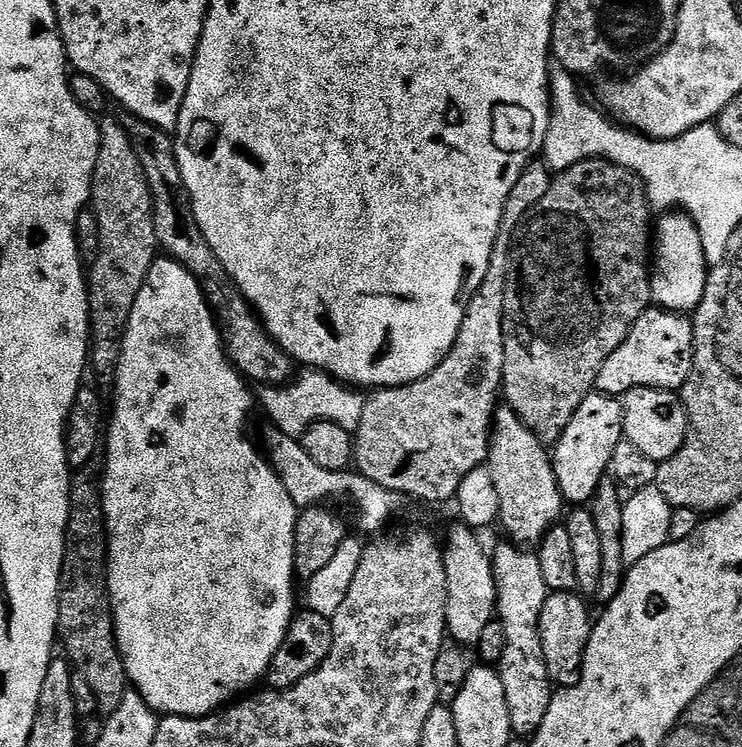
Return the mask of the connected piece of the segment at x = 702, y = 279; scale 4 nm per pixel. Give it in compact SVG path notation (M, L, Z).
M664 214L654 224L654 255L650 260L652 304L666 312L695 313L702 302L710 265L702 250L702 240L687 214Z

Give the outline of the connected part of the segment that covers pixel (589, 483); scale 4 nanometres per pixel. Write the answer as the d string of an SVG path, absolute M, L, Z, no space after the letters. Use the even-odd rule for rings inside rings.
M593 394L578 406L574 418L556 441L551 453L552 465L560 493L572 506L584 506L592 499L598 486L606 479L610 458L614 458L614 446L624 439L624 406L617 397Z

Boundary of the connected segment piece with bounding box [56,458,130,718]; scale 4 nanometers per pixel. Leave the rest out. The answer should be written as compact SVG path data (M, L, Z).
M103 459L92 460L86 466L71 473L70 514L64 539L64 565L60 575L60 605L56 631L59 643L64 644L67 659L73 669L90 682L90 690L96 699L96 710L101 717L108 717L118 710L122 698L130 690L126 666L116 641L116 623L112 617L112 599L108 593L108 525L104 518L104 465Z

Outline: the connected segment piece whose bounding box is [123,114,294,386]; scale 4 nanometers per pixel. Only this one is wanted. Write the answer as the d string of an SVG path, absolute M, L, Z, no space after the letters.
M128 114L123 118L124 128L128 131L127 143L134 150L134 154L138 154L138 162L142 162L146 182L152 191L157 245L163 251L165 248L168 251L165 253L171 259L186 266L186 270L194 274L210 306L212 316L216 319L216 326L220 329L220 341L224 343L228 359L245 381L253 385L256 383L256 386L287 384L294 376L294 361L282 351L278 342L274 342L272 335L264 329L264 321L256 315L252 303L244 297L242 290L226 270L226 266L218 262L218 254L210 250L210 242L206 242L206 234L202 234L194 218L190 194L182 182L182 170L178 170L175 139L158 126L140 120L134 115Z

